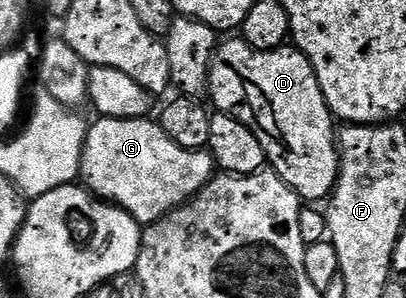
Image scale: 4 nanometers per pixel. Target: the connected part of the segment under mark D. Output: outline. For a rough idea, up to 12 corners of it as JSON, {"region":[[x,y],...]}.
{"region":[[223,41],[213,109],[310,204],[338,185],[336,119],[297,48]]}

